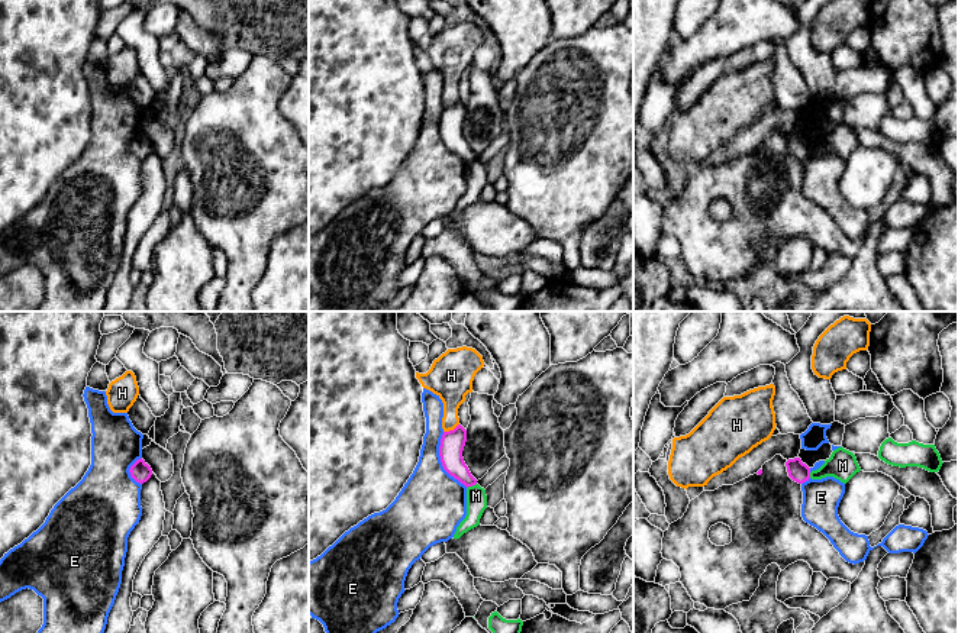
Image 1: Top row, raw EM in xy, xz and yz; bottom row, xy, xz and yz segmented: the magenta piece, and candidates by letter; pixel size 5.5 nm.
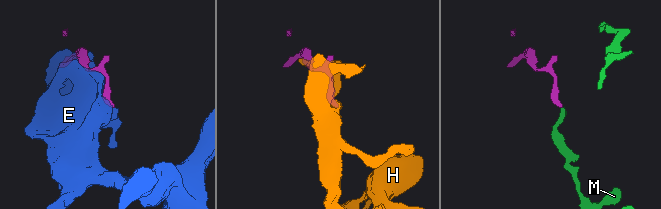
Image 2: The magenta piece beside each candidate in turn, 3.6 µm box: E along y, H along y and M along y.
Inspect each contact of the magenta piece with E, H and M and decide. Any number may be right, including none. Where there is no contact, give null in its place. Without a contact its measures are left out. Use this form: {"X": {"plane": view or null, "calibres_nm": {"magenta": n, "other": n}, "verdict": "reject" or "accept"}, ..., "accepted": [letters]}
{"E": {"plane": "xz", "calibres_nm": {"magenta": 140, "other": 360}, "verdict": "reject"}, "H": {"plane": "xz", "calibres_nm": {"magenta": 140, "other": 180}, "verdict": "reject"}, "M": {"plane": "xz", "calibres_nm": {"magenta": 130, "other": 110}, "verdict": "reject"}, "accepted": []}

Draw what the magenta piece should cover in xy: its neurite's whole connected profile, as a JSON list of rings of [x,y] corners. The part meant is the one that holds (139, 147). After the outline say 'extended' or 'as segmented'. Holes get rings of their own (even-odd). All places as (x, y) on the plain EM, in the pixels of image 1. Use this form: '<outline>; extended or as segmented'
[[[141,133],[138,135],[129,145],[130,148],[130,152],[139,158],[139,159],[143,159],[146,158],[151,151],[152,151],[152,145],[151,142]]]; as segmented

